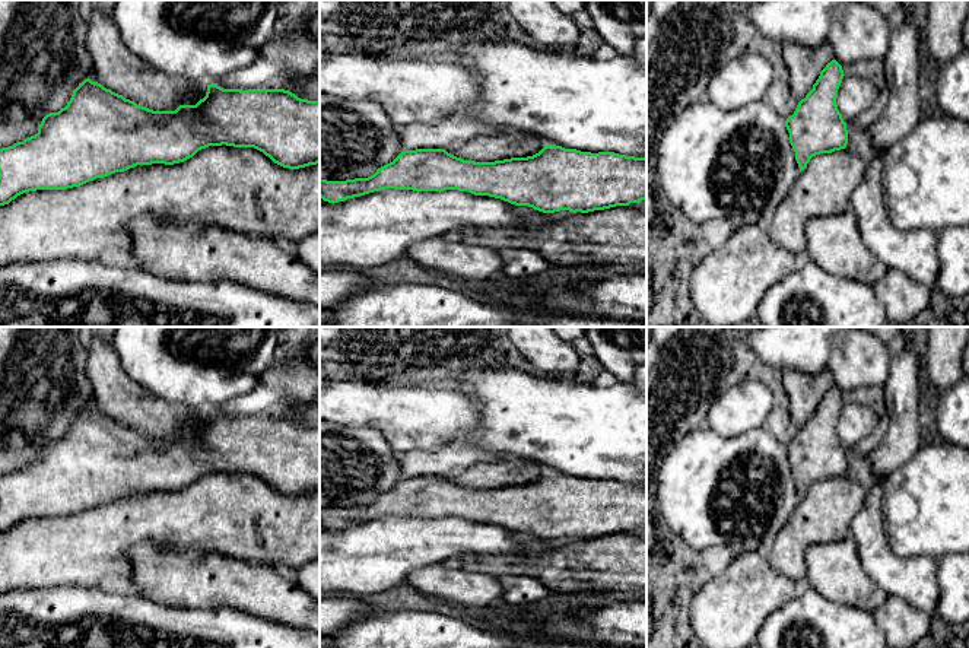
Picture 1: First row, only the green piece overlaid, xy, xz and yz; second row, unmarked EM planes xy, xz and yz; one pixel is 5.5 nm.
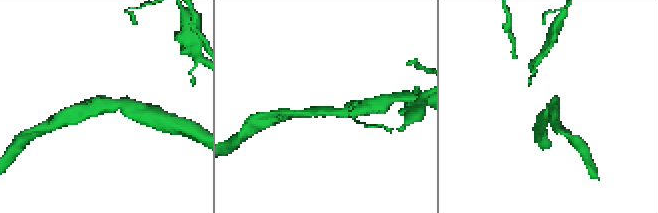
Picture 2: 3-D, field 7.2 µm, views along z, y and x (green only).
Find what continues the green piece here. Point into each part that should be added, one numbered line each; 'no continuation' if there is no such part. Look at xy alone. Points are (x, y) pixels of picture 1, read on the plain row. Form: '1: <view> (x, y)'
1: xy (116, 394)

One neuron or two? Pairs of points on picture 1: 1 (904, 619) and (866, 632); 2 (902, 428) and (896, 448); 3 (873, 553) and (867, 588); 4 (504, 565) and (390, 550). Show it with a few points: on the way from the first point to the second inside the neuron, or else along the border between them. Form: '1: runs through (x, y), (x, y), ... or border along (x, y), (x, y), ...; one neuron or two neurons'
1: border along (871, 613), (876, 625), (883, 632); two neurons
2: runs through (902, 432), (899, 444); one neuron
3: border along (855, 546), (863, 571), (888, 594); two neurons
4: border along (496, 552), (466, 553), (463, 556); two neurons

